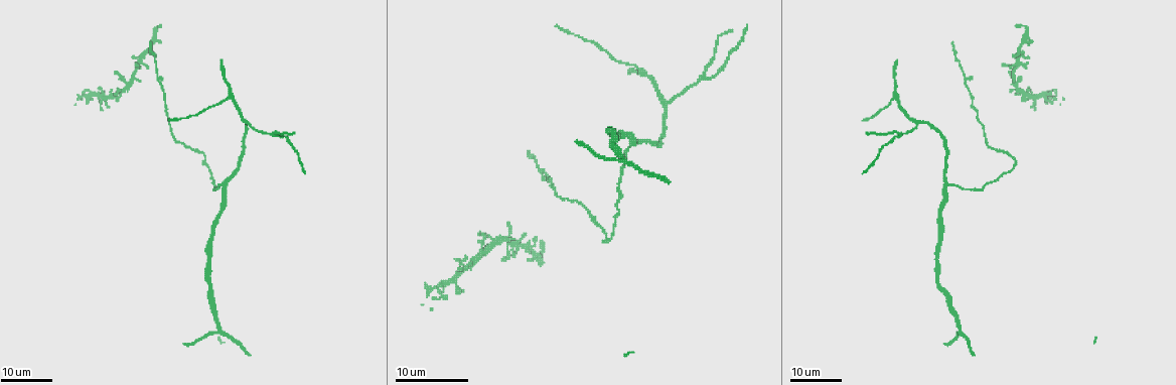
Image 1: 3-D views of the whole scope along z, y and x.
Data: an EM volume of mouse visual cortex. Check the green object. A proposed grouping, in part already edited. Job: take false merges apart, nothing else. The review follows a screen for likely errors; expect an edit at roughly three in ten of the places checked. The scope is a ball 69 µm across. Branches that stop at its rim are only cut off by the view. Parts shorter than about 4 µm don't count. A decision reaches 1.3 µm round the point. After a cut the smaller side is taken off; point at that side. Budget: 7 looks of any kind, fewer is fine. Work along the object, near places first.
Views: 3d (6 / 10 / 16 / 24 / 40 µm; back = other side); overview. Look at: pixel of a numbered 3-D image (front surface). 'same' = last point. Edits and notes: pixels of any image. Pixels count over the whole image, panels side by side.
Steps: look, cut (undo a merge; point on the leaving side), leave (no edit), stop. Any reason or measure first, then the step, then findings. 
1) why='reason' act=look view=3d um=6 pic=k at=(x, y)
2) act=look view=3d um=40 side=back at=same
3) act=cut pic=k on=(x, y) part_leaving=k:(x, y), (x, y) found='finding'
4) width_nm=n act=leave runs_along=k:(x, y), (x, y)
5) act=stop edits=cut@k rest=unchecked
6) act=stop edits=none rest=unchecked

act=look view=3d um=16 pic=1 at=(628, 146)

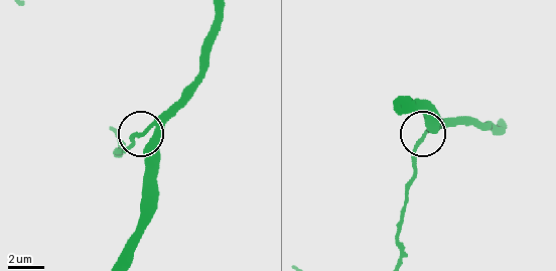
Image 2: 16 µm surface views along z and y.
act=look view=3d um=10 pic=2 at=(143, 133)

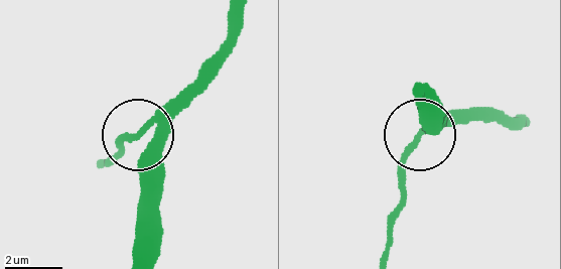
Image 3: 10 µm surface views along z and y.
width_nm=200 act=leave runs_along=3:(103, 162), (187, 86) found='continuous, no second neuron'

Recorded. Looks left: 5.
act=look view=3d um=16 pic=1 at=(704, 79)

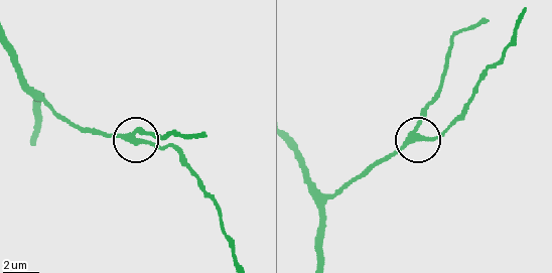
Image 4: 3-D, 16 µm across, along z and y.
why='closer look' act=look view=3d um=10 pic=4 at=(415, 136)

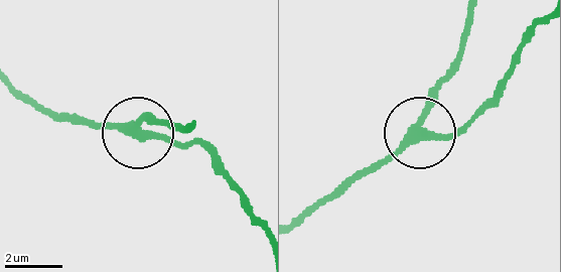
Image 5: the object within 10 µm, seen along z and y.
act=leave runs_along=5:(15, 87), (74, 118), (136, 130), (145, 118), (164, 118) found='one neuron here'

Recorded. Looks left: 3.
why='arms part here' act=look view=3d um=24 pic=1 at=(248, 124)

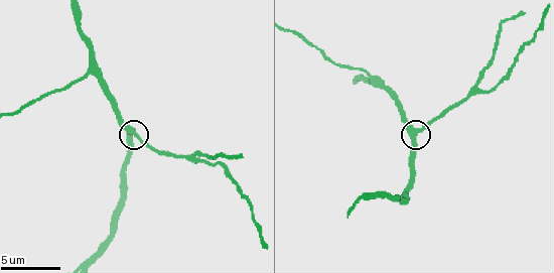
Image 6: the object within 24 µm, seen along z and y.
act=look view=3d um=6 pic=6 at=(135, 131)

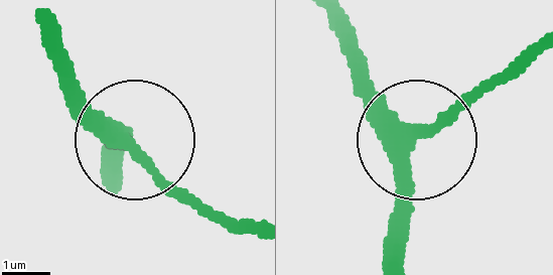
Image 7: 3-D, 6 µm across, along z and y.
act=look view=3d um=6 side=back pic=7 at=(417, 135)

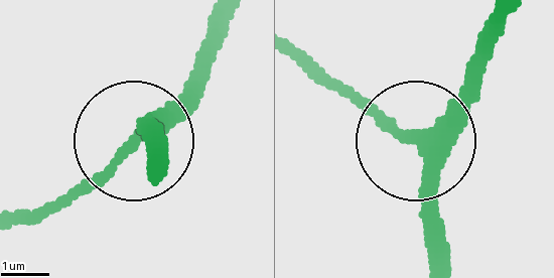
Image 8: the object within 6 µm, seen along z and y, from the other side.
act=leave runs_along=8:(445, 254), (429, 157), (329, 77) found='continuous, no second neuron'

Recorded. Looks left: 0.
act=stop edits=none rest=unchecked

